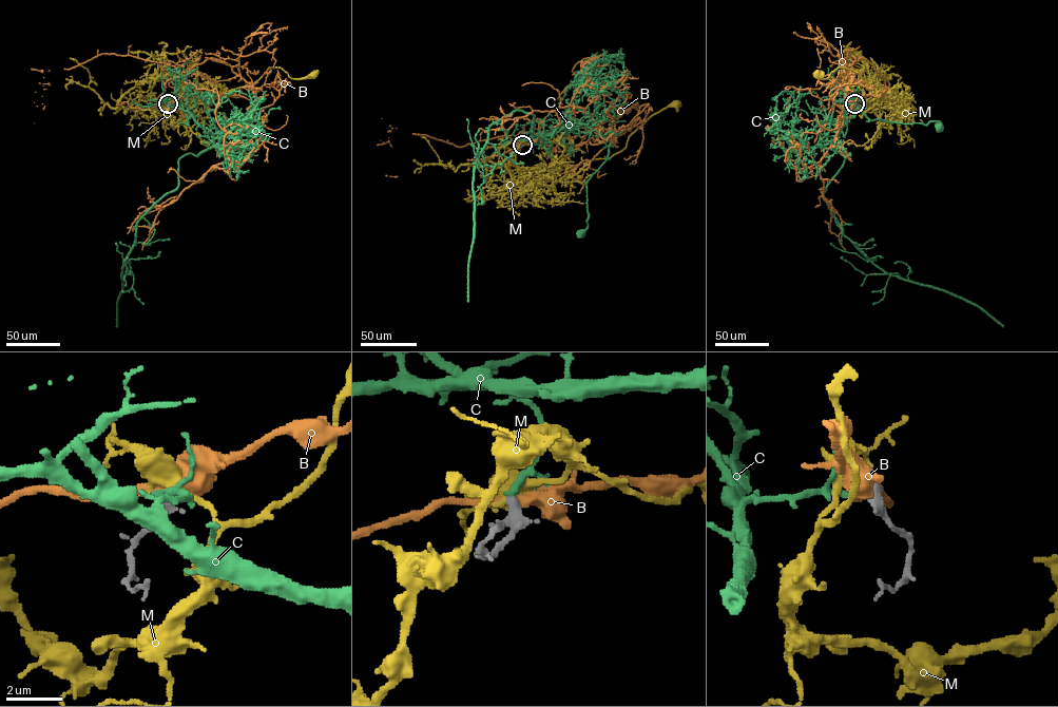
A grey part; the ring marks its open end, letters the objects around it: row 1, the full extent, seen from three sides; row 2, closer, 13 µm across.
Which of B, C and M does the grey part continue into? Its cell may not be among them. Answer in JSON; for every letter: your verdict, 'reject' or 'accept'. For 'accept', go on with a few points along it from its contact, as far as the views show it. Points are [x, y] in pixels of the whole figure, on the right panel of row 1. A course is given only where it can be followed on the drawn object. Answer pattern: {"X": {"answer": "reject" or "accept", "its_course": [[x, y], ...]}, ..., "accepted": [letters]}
{"B": {"answer": "reject"}, "C": {"answer": "accept", "its_course": [[854, 103], [835, 137], [819, 147], [839, 101], [852, 104], [870, 120], [936, 121], [939, 127]]}, "M": {"answer": "reject"}, "accepted": ["C"]}

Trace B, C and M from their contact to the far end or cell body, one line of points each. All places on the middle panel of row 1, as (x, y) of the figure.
B: (522, 145), (540, 136), (584, 62), (589, 81), (568, 106), (533, 111), (505, 130), (513, 113)
C: (522, 145), (522, 140), (568, 127), (572, 104), (611, 123), (607, 159), (587, 183), (588, 227), (581, 233)
M: (521, 145), (518, 172), (560, 180), (622, 150), (649, 117), (676, 103)

